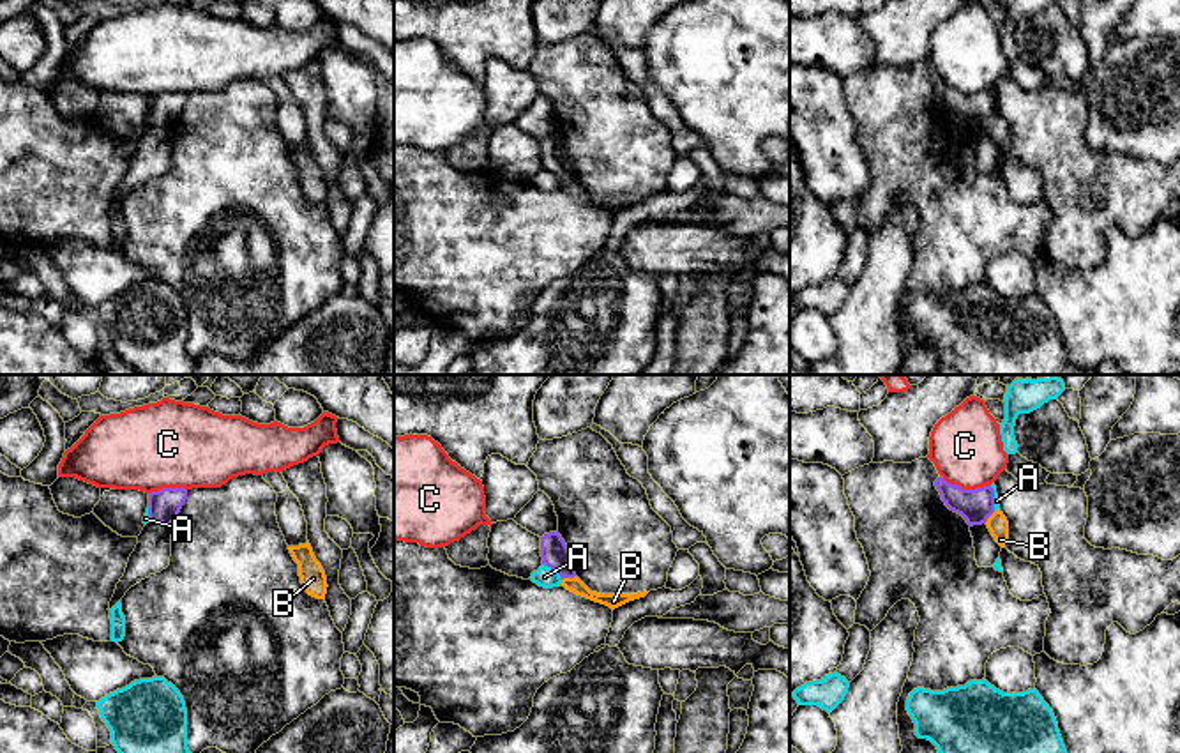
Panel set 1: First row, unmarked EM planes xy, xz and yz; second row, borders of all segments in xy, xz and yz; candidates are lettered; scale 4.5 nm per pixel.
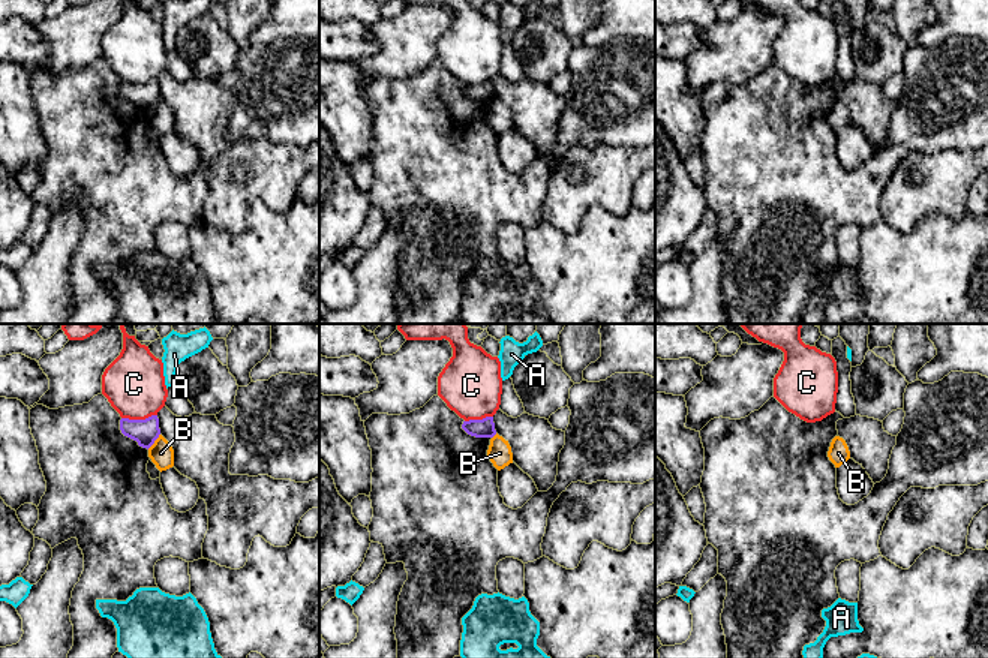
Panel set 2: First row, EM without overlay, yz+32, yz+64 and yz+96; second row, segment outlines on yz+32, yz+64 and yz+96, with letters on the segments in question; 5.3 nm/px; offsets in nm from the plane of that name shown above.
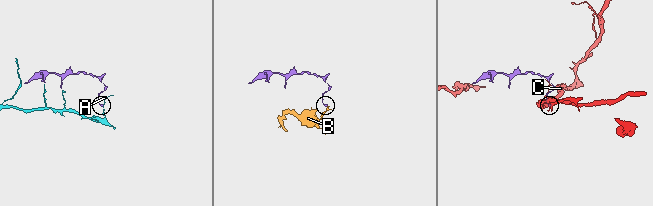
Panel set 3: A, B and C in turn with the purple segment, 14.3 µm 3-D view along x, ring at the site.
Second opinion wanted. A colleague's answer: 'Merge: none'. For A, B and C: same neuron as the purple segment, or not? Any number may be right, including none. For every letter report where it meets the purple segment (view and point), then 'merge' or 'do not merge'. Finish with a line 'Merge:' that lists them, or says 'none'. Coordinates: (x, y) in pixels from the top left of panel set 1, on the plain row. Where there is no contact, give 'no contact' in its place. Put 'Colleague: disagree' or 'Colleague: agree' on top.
Colleague: agree
A: xz (553, 172) | do not merge
B: xz (567, 181) | do not merge
C: yz (967, 94) | do not merge
Merge: none

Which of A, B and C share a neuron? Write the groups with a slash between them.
A / B / C

